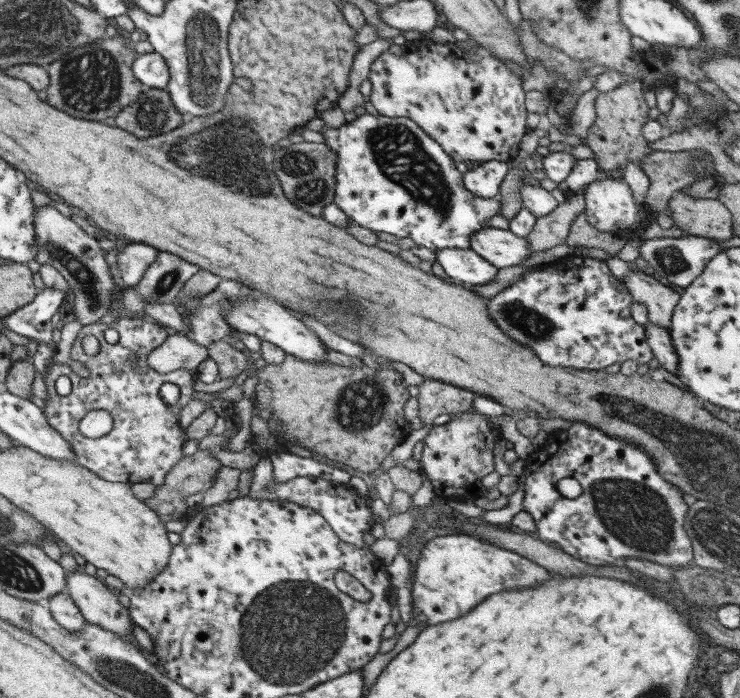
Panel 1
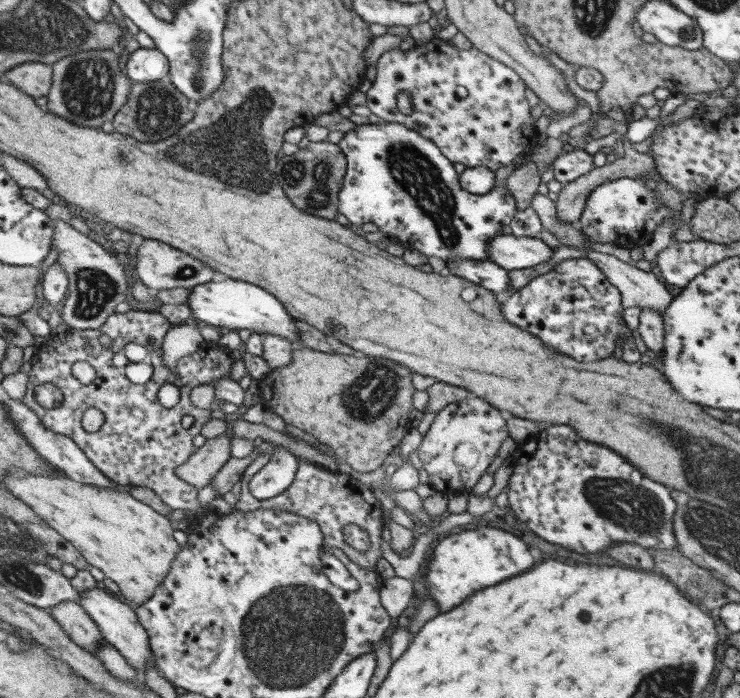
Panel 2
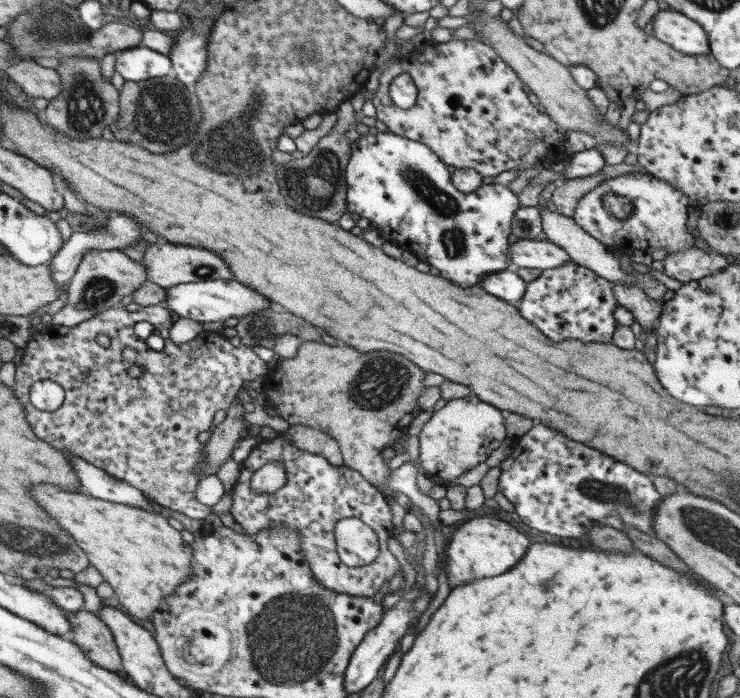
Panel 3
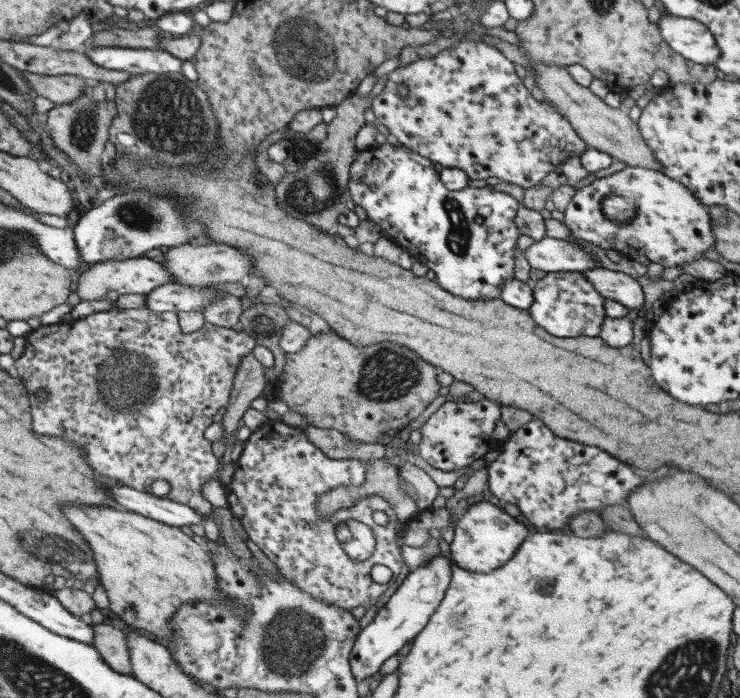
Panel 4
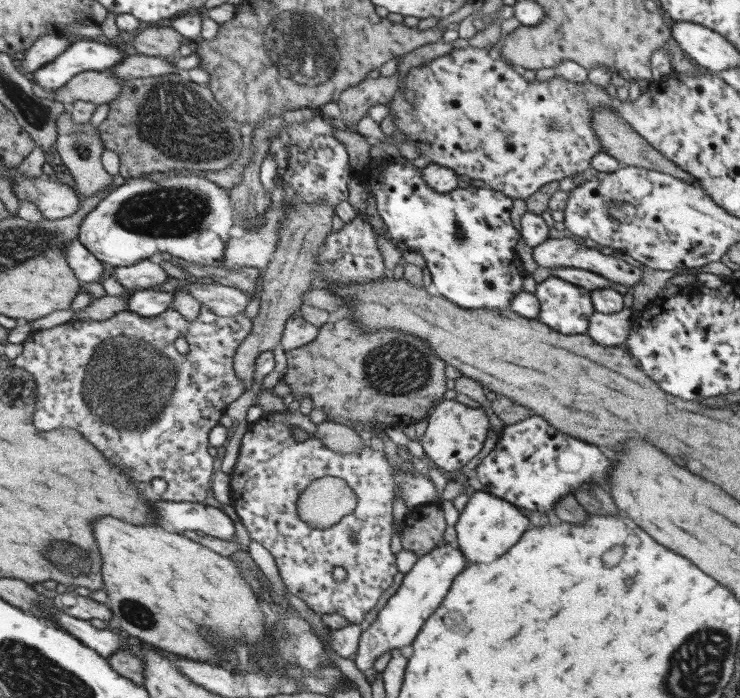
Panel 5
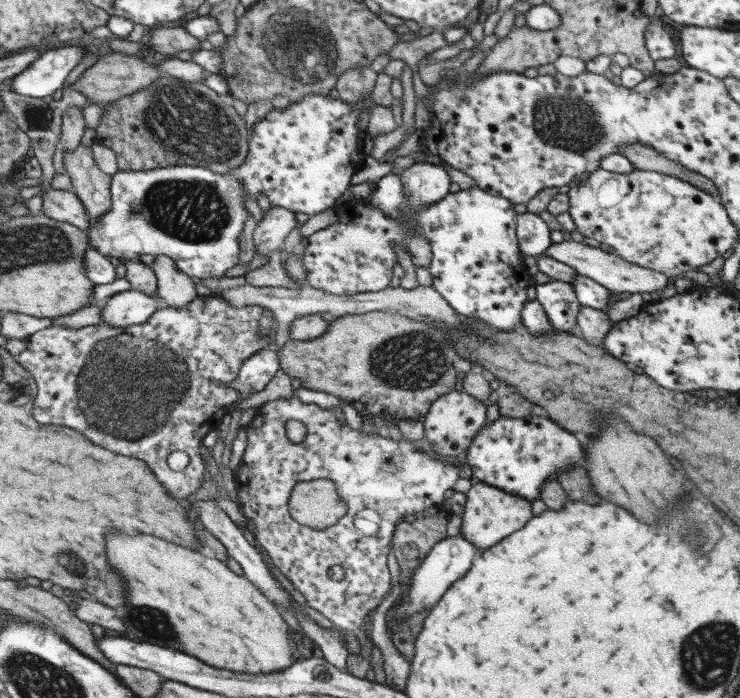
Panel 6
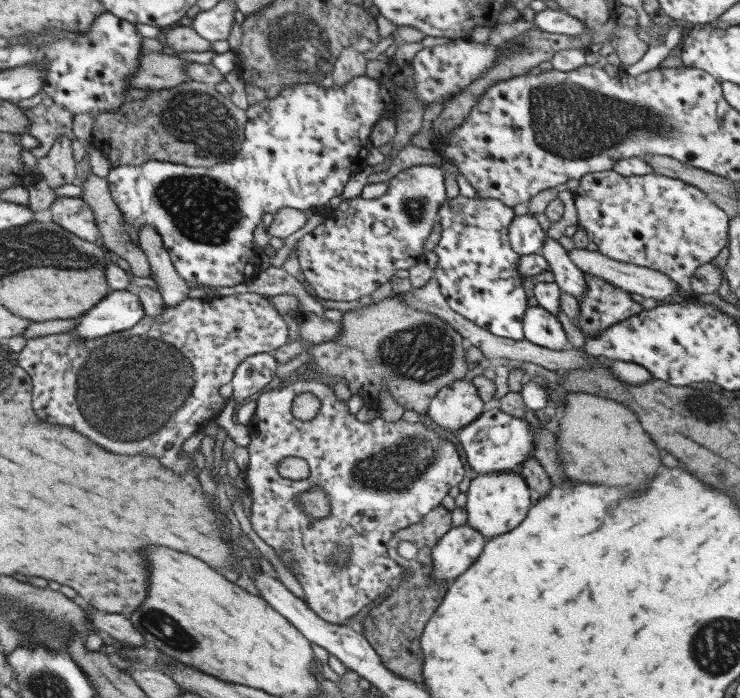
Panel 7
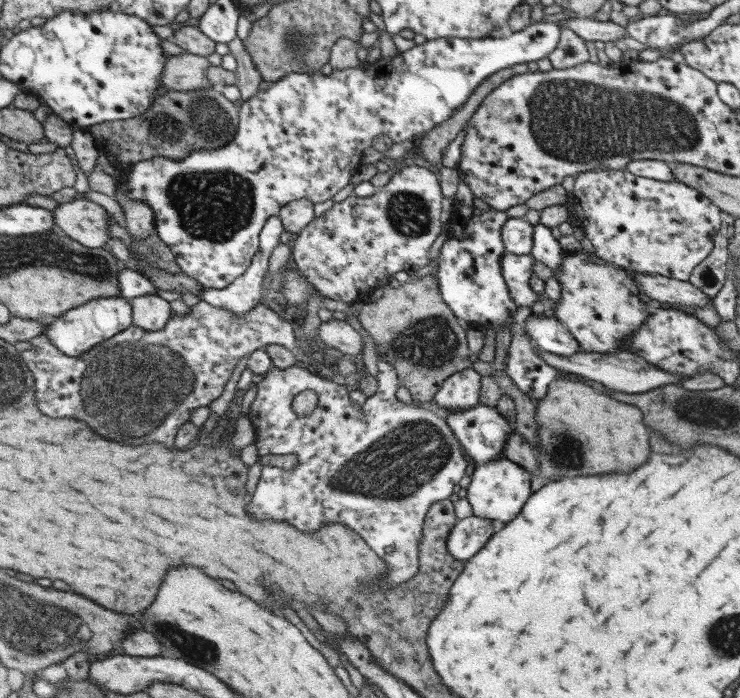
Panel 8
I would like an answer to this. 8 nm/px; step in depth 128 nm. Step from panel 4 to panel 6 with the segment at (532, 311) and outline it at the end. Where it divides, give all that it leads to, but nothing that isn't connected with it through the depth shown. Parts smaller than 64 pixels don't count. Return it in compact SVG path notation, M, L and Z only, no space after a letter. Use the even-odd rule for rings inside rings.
M553 279L552 282L536 285L536 301L544 308L548 321L554 329L570 333L576 327L580 302L574 287L567 282Z

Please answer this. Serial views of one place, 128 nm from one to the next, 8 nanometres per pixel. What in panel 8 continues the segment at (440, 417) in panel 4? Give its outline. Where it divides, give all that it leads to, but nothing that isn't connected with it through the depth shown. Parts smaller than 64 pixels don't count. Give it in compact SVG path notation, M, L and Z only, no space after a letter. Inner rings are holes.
M474 368L456 372L442 383L433 400L443 411L472 408L479 404L482 377Z

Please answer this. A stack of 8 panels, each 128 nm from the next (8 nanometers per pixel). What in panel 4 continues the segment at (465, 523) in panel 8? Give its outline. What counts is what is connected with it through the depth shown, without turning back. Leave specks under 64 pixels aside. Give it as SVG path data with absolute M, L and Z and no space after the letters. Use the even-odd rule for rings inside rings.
M440 554L435 555L428 565L415 567L388 602L380 607L372 622L358 633L349 656L351 671L356 680L366 680L379 672L387 658L397 654L426 626L450 584L452 563L452 558L444 558Z

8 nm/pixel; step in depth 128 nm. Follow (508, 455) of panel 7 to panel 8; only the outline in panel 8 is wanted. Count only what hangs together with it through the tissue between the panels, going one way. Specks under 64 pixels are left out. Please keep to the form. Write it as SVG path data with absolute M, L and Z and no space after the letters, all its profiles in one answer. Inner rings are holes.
M478 404L466 410L446 410L446 413L448 426L464 446L464 453L476 465L483 465L503 456L505 444L509 439L508 435L514 430L514 424L509 423L496 407Z

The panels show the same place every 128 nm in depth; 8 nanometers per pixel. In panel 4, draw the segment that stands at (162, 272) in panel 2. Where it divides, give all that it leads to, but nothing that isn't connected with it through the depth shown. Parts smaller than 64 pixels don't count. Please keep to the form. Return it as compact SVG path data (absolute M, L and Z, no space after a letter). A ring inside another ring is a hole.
M185 244L168 248L164 253L163 267L171 274L171 278L181 285L197 288L208 287L220 282L243 281L253 266L253 258L241 250L227 244Z

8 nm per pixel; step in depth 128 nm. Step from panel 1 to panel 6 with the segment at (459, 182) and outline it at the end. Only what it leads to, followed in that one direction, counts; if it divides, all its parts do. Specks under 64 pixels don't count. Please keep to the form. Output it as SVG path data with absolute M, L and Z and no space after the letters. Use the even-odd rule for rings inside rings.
M388 173L376 183L376 191L372 195L372 205L379 208L386 216L401 216L401 208L405 206L407 196L403 189L400 174ZM476 186L450 192L442 200L414 211L415 229L405 236L408 242L416 236L424 236L428 240L432 251L429 271L433 287L456 314L480 319L498 332L512 332L522 324L522 306L528 301L526 292L532 285L532 276L524 263L525 256L519 249L516 219L514 205L508 199L494 196Z

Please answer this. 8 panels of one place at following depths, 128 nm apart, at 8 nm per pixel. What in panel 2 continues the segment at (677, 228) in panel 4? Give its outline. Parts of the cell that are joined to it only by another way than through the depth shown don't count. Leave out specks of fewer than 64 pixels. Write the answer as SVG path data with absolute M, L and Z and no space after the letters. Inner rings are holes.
M620 177L597 186L589 195L584 212L578 220L581 232L594 242L612 242L627 249L642 247L650 242L656 226L664 218L673 217L670 208L662 205L654 189L643 184L643 180Z

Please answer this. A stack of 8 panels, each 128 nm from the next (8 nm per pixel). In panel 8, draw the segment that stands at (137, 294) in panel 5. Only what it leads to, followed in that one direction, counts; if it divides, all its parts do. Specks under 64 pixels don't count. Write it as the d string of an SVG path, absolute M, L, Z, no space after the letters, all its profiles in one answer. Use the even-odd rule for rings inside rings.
M121 295L116 298L93 299L80 307L68 310L64 315L48 322L42 336L60 352L72 358L83 355L96 344L116 336L132 325L132 306Z

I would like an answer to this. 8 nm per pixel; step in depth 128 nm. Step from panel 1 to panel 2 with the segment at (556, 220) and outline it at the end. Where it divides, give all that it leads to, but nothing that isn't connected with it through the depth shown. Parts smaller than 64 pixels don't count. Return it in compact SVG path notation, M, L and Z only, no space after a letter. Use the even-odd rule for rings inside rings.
M626 136L622 142L625 150L622 157L604 166L594 167L594 170L579 176L576 180L566 183L562 187L558 193L558 200L556 200L557 217L561 222L574 222L577 224L581 214L584 212L588 195L597 186L604 184L606 181L611 181L620 177L632 177L643 180L643 184L646 184L648 188L656 189L657 182L652 178L652 176L659 174L656 168L655 158L650 153L640 153L636 151L632 147L631 141Z

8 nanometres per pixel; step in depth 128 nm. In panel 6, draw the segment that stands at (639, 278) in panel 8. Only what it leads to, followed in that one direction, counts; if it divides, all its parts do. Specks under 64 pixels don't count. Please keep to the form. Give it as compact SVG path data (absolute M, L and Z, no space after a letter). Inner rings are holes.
M573 239L552 243L544 252L544 255L571 266L578 274L595 280L598 284L613 292L626 292L631 295L636 294L636 292L657 291L660 293L665 288L668 280L668 277L661 272L632 264L632 262L624 260L614 252L579 243Z

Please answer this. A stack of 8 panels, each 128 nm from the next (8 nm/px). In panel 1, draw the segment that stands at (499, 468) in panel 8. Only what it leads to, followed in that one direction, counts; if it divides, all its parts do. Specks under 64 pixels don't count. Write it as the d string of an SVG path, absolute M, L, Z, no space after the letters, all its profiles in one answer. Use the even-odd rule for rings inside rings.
M458 533L437 536L425 543L420 550L413 576L414 583L410 584L412 586L412 618L408 625L422 626L424 629L432 624L456 620L468 614L476 604L484 602L486 598L497 592L514 588L530 588L552 579L554 574L550 573L547 568L508 549L498 548L487 540L466 533Z

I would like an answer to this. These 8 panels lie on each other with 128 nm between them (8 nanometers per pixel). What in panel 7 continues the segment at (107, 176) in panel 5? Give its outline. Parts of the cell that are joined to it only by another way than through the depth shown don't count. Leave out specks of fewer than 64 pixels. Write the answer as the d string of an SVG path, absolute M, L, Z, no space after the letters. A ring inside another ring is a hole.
M90 173L87 179L83 180L81 190L81 198L84 199L84 202L88 204L94 213L94 220L96 221L96 226L99 228L100 234L102 234L102 240L106 246L106 250L114 253L117 257L122 257L124 260L127 260L132 275L153 278L146 255L142 252L141 247L137 247L131 240L128 232L124 230L124 225L126 225L125 220L120 209L116 206L114 199L111 197L107 177L102 178L101 176L96 176L94 173Z

